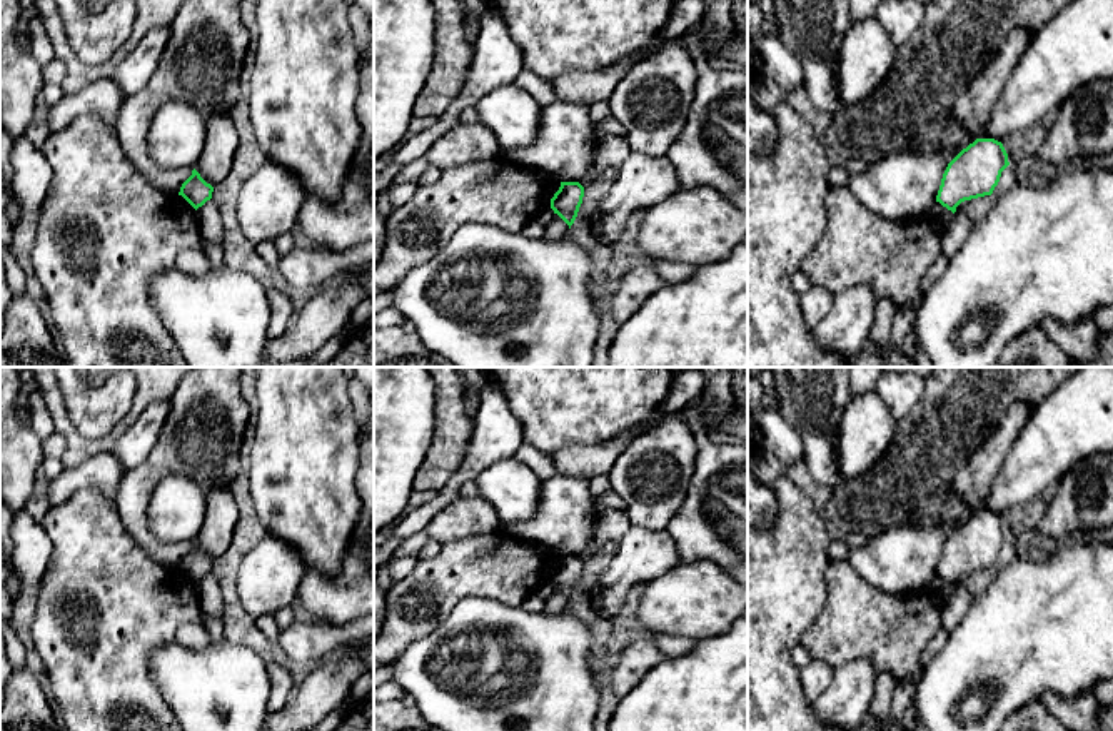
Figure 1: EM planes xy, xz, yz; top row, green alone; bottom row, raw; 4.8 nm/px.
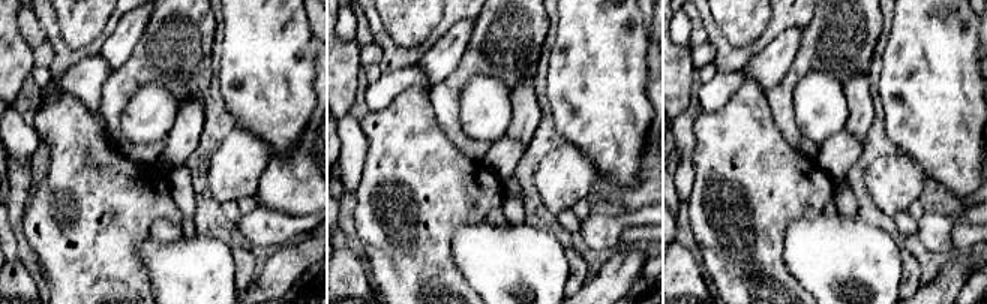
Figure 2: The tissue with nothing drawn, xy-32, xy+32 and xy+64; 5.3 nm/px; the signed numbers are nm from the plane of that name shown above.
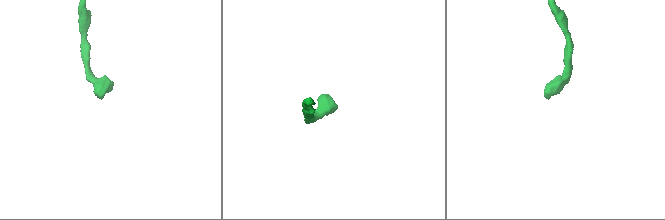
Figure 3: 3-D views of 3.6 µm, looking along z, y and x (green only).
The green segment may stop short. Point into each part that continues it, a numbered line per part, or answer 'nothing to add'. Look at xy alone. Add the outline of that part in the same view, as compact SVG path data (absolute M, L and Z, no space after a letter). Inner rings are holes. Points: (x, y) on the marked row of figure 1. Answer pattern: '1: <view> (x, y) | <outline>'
nothing to add

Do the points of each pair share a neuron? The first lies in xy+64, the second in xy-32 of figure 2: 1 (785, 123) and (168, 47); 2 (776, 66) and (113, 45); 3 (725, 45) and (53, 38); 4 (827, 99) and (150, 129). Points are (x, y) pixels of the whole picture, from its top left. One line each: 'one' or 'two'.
1: one
2: one
3: one
4: one

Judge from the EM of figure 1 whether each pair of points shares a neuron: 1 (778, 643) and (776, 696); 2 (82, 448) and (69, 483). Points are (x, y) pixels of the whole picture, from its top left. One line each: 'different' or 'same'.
1: same
2: different

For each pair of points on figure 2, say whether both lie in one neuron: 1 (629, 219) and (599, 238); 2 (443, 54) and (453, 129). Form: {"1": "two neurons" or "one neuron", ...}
{"1": "one neuron", "2": "two neurons"}

